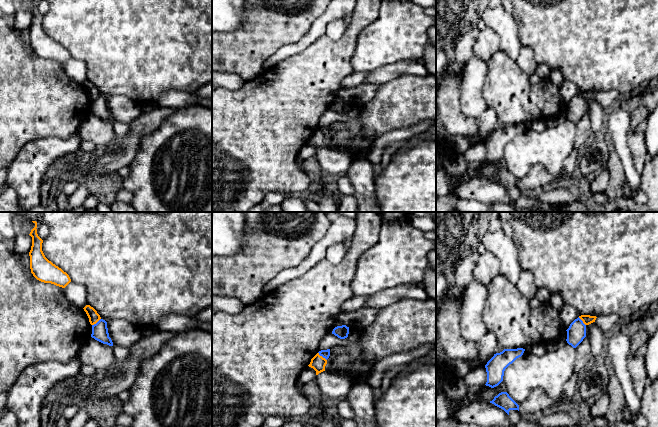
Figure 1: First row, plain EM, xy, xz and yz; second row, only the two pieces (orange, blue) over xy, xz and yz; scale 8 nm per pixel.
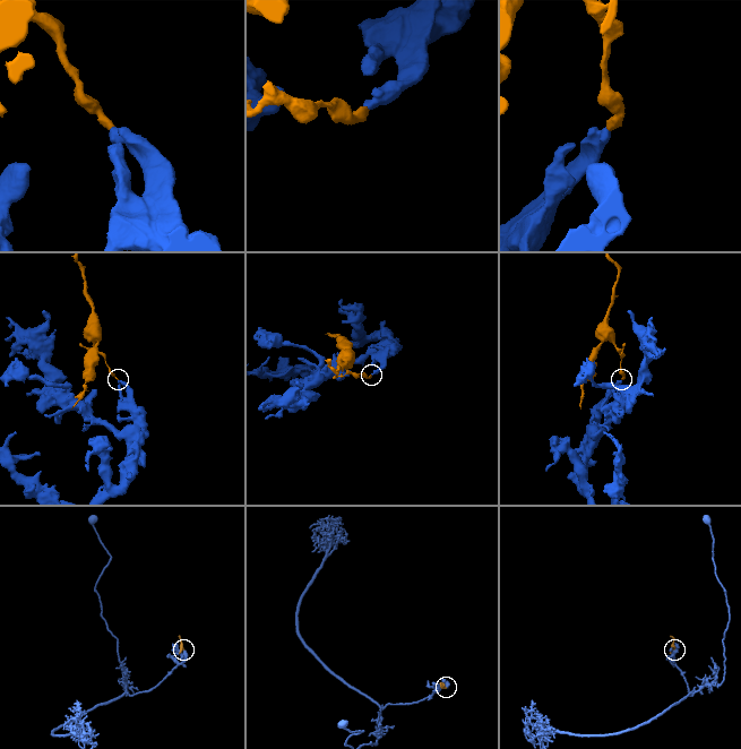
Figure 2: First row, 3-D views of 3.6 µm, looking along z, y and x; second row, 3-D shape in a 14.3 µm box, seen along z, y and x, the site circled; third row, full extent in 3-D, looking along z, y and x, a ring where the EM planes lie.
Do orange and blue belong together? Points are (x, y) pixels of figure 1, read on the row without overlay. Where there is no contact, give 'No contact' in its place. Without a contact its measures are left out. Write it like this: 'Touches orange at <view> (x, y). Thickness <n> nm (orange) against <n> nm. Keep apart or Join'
Touches orange at xz (321, 132). Thickness 120 nm (orange) against 70 nm. Keep apart

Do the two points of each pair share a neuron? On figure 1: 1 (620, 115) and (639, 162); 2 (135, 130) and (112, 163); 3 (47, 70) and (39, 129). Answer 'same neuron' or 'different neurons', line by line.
1: different neurons
2: same neuron
3: same neuron

